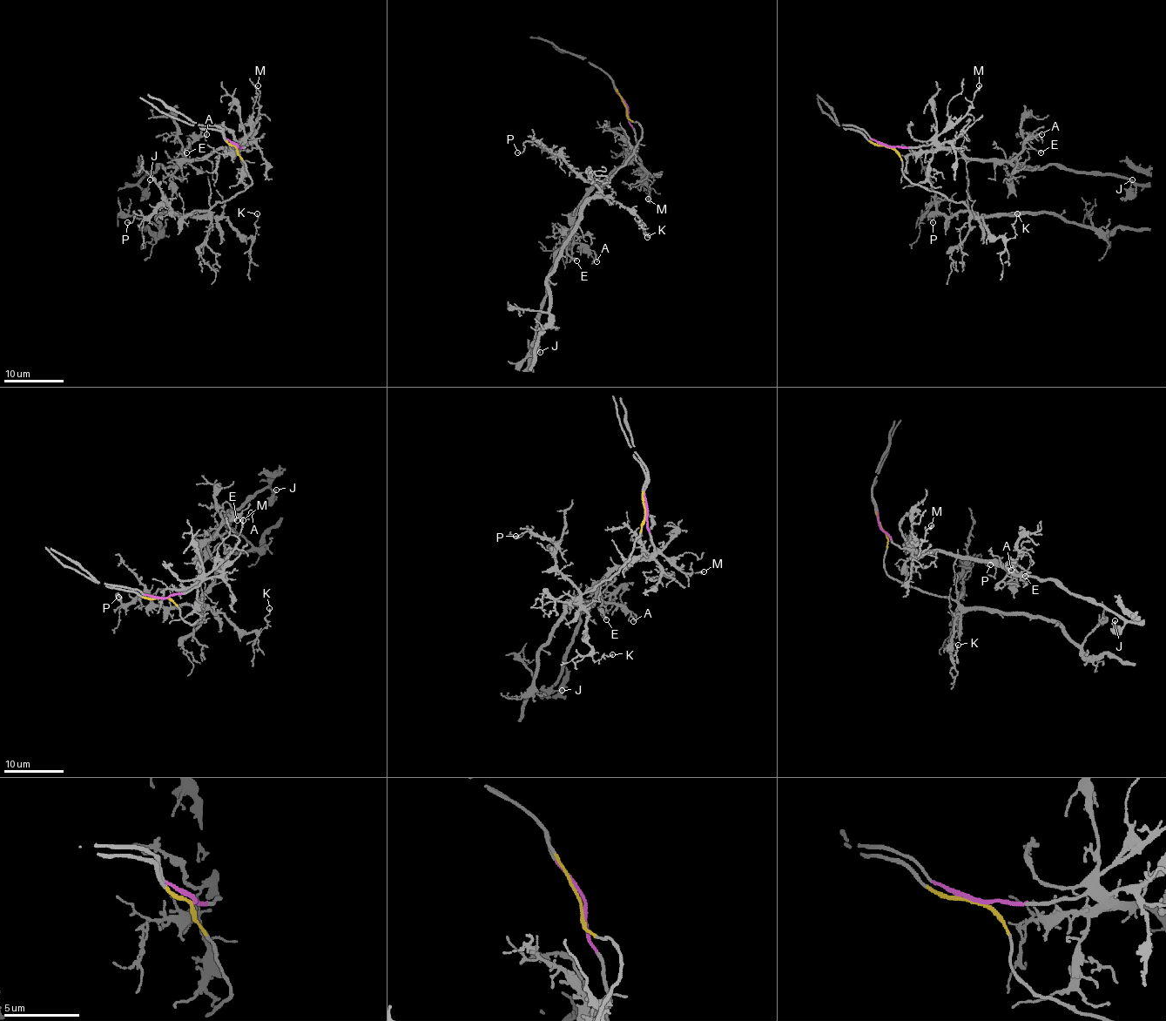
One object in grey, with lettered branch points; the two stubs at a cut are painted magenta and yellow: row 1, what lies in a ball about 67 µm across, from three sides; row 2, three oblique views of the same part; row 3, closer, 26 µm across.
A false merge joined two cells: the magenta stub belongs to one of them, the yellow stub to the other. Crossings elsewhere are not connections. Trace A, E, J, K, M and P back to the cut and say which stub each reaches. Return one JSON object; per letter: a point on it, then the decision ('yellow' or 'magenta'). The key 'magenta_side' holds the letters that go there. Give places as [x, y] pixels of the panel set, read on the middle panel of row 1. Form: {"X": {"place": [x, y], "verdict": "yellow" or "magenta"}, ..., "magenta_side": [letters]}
{"A": {"place": [596, 261], "verdict": "magenta"}, "E": {"place": [576, 260], "verdict": "magenta"}, "J": {"place": [540, 352], "verdict": "magenta"}, "K": {"place": [647, 237], "verdict": "yellow"}, "M": {"place": [648, 199], "verdict": "magenta"}, "P": {"place": [517, 152], "verdict": "yellow"}, "magenta_side": ["A", "E", "J", "M"]}

